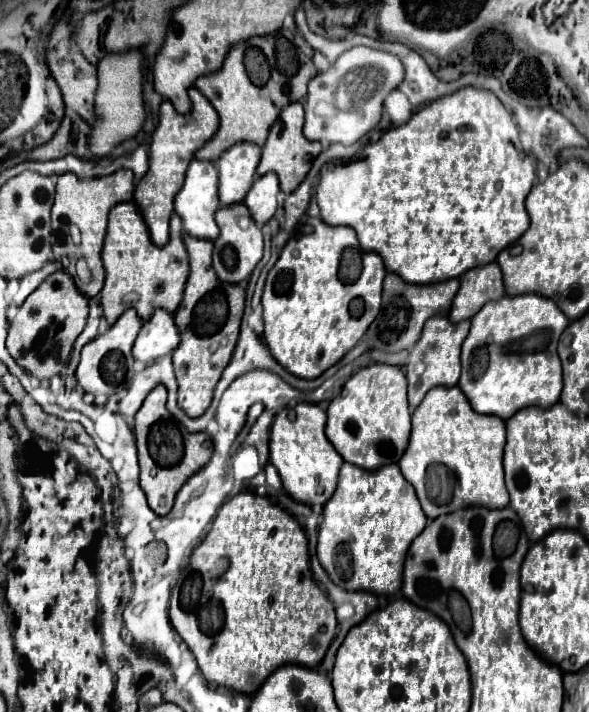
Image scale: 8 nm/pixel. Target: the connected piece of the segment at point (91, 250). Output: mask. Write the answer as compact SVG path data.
M119 170L119 172L111 174L111 176L91 178L91 180L79 180L75 174L63 174L63 176L59 176L59 180L57 180L57 194L55 194L53 210L51 210L53 248L55 248L55 254L57 254L57 260L65 262L65 270L75 276L75 272L73 272L75 258L73 258L73 256L69 258L69 252L65 252L65 244L67 244L69 238L71 238L71 230L75 230L75 228L79 230L79 238L81 238L79 252L81 252L81 256L85 256L87 266L89 266L93 278L91 278L89 284L81 284L81 282L77 282L77 284L79 284L81 294L85 294L85 296L89 296L89 298L97 296L97 294L101 292L101 288L103 288L103 282L105 282L105 270L103 270L103 262L101 262L101 250L103 250L103 238L105 238L105 232L107 232L107 214L109 214L109 210L111 210L113 206L117 206L117 204L121 204L121 202L131 202L131 200L133 200L133 192L135 192L135 176L133 176L133 172L129 172L129 170Z

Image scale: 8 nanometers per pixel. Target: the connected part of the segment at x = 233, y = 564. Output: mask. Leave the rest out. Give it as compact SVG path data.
M253 492L229 498L217 512L209 534L193 550L189 568L171 592L169 620L195 654L205 680L241 694L253 694L279 666L299 664L315 668L323 660L337 628L333 604L319 590L309 570L305 532L291 514Z

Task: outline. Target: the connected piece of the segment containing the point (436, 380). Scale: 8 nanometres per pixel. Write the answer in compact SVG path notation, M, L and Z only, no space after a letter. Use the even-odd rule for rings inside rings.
M433 316L427 320L419 342L409 350L409 356L411 356L409 364L403 366L403 372L405 372L407 382L409 382L409 406L411 406L411 410L415 410L421 404L421 400L425 398L425 394L431 388L457 386L459 374L461 374L459 352L461 352L461 344L463 344L467 332L469 332L469 320L457 322L457 324L453 324L449 318L443 318L443 316Z

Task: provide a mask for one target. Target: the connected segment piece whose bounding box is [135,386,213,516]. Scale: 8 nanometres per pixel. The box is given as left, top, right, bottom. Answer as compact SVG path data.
M155 386L153 392L145 398L143 406L139 408L135 416L135 438L137 438L137 450L139 450L139 466L141 466L141 488L147 496L149 508L157 516L169 514L175 502L175 494L181 490L181 486L201 470L211 454L213 454L213 442L209 434L197 432L189 434L183 430L167 412L165 408L167 390L165 386Z

